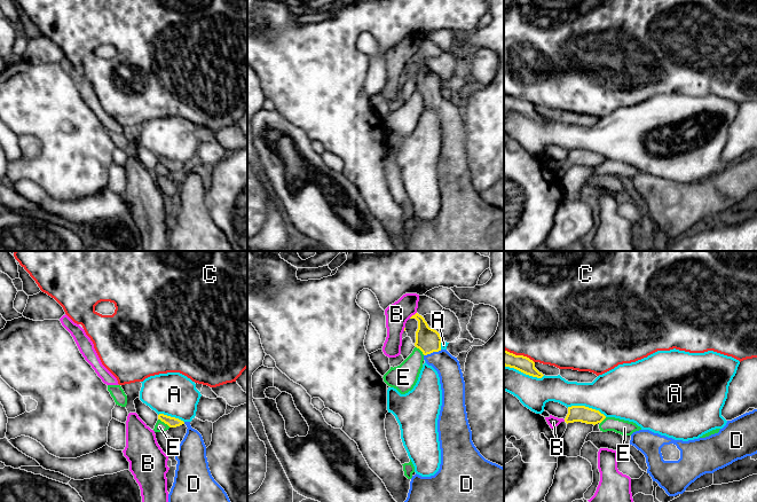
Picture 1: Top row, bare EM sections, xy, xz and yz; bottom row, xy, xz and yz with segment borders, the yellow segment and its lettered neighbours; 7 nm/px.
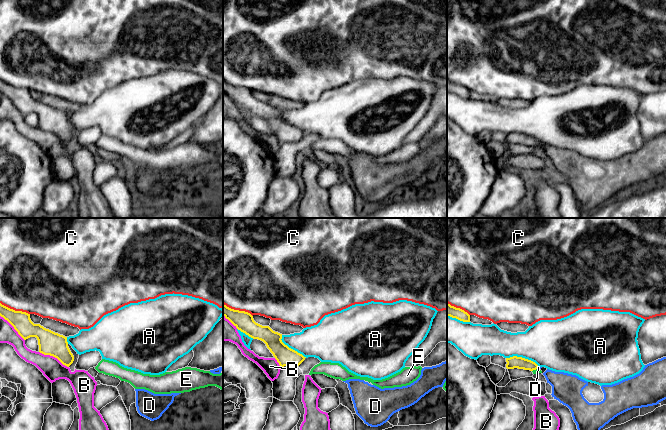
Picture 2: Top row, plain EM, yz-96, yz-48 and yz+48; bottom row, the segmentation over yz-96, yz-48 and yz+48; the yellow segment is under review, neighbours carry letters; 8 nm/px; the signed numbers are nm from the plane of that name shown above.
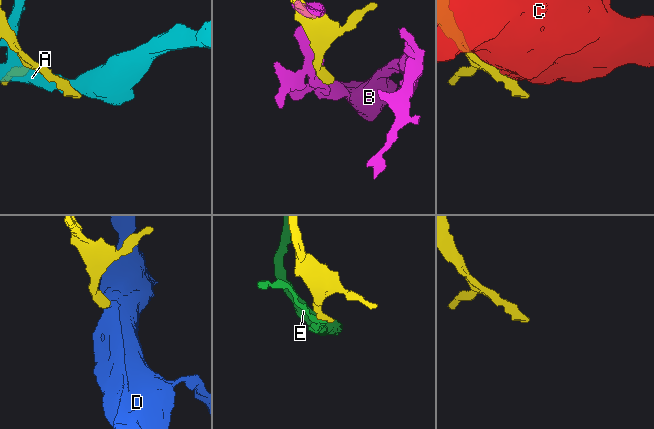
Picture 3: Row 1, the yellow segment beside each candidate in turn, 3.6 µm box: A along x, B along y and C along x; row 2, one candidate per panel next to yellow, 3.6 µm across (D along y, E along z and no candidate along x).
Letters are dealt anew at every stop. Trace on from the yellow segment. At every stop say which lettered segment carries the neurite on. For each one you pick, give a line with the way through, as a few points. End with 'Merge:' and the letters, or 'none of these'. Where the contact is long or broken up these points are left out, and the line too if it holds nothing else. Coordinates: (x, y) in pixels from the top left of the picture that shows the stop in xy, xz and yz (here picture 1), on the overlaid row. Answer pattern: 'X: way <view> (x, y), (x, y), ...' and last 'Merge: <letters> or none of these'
D: way xz (427, 339), (432, 352), (448, 367)
Merge: D

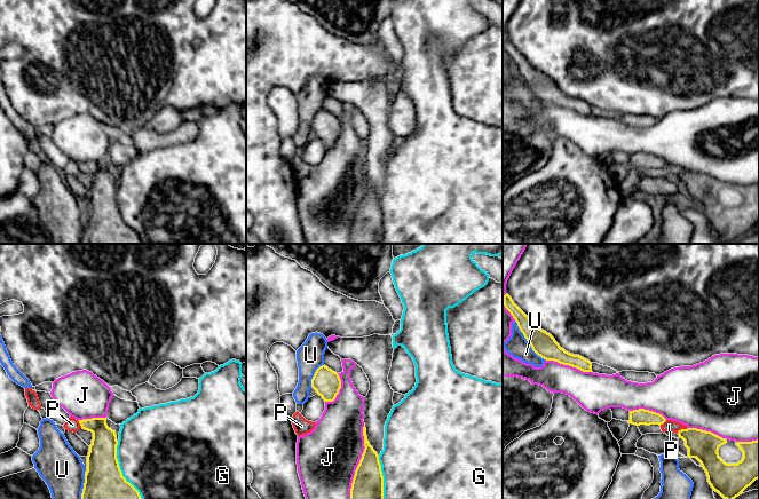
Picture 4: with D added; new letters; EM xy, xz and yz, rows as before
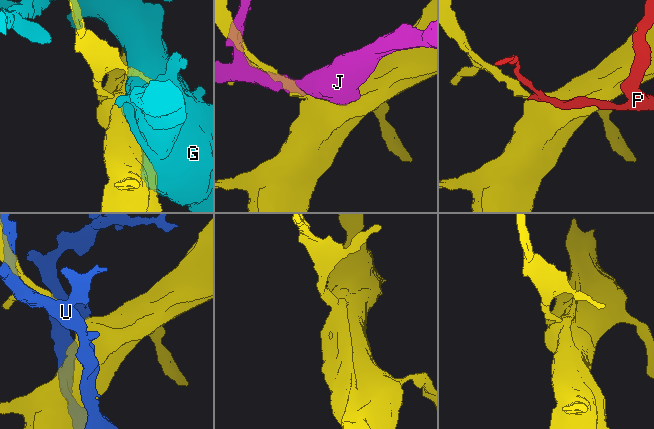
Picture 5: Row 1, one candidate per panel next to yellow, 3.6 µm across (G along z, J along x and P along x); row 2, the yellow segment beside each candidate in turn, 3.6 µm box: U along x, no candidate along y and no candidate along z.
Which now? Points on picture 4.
Merge: none of these

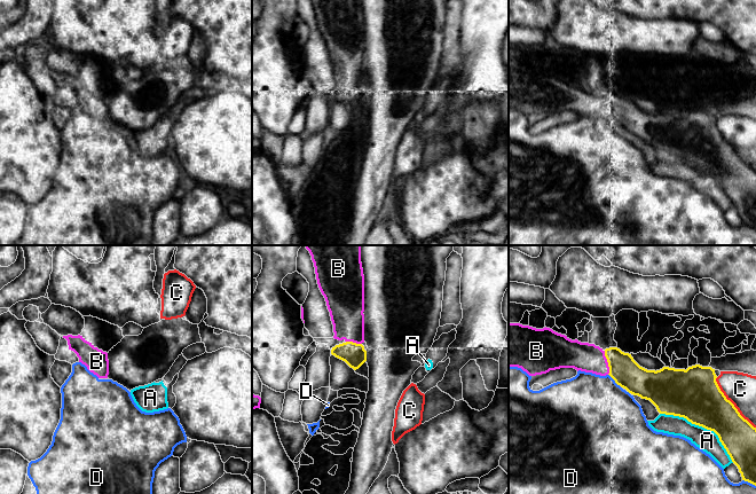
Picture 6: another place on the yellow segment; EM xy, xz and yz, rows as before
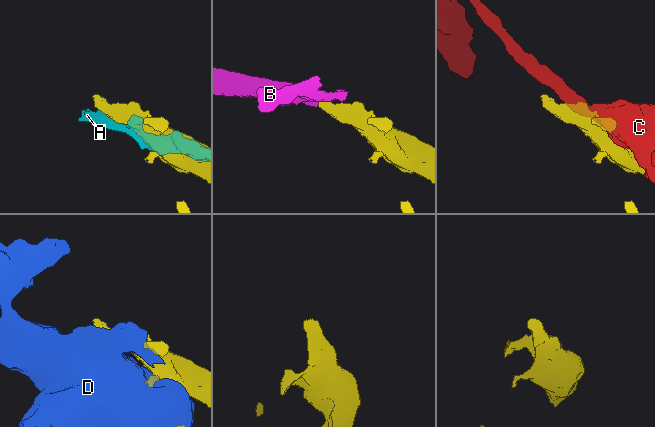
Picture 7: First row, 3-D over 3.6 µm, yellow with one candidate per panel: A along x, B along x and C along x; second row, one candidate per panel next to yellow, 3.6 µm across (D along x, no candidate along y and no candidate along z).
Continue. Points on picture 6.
Merge: B

